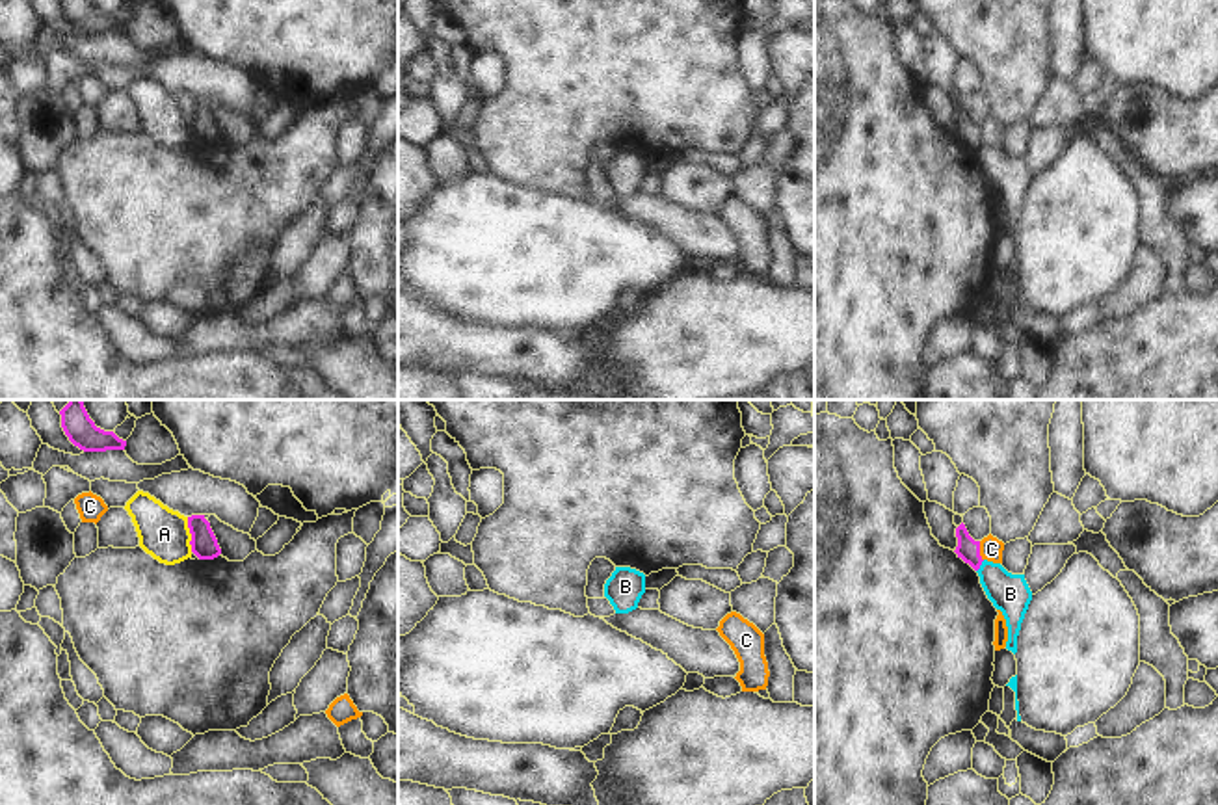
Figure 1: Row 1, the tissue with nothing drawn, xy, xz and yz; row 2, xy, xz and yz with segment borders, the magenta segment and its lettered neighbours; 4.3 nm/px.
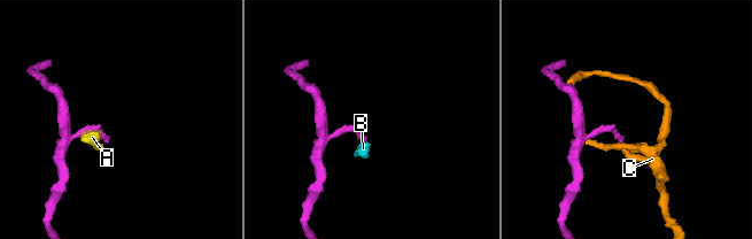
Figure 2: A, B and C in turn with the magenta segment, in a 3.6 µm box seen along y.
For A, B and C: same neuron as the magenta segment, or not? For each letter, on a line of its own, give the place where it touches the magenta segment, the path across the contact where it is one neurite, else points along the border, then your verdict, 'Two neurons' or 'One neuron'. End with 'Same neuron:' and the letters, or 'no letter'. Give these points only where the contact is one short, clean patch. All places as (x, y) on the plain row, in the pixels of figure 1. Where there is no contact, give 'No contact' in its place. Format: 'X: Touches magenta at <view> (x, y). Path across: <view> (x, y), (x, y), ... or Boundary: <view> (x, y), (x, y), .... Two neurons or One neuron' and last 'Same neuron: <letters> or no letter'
A: Touches magenta at xy (190, 116). Boundary: xy (186, 101), (192, 134). Two neurons
B: Touches magenta at yz (980, 147). Boundary: yz (984, 144), (977, 155). Two neurons
C: Touches magenta at yz (979, 134). Two neurons
Same neuron: no letter

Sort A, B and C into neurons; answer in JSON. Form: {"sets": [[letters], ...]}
{"sets": [["A", "B"], ["C"]]}

